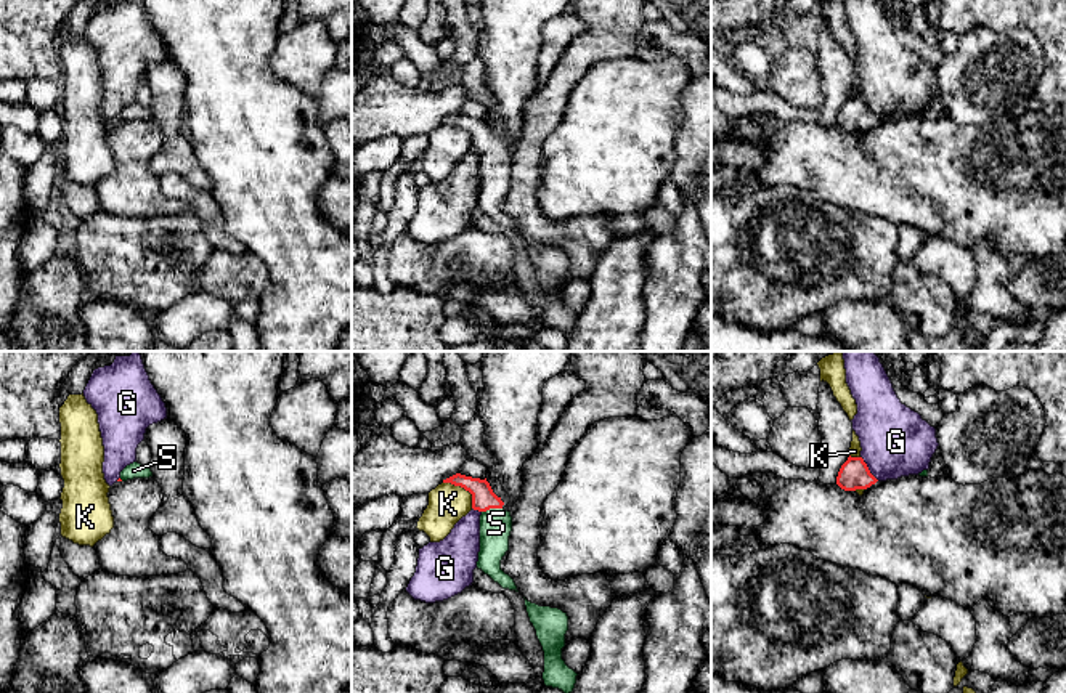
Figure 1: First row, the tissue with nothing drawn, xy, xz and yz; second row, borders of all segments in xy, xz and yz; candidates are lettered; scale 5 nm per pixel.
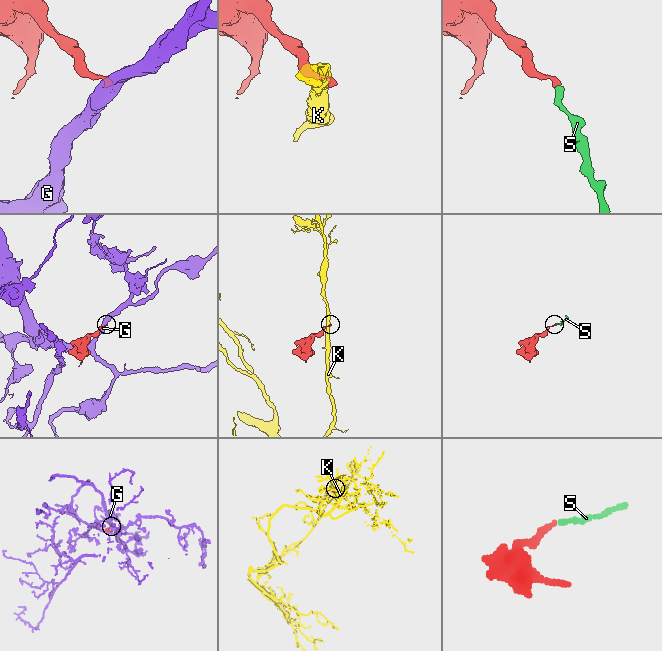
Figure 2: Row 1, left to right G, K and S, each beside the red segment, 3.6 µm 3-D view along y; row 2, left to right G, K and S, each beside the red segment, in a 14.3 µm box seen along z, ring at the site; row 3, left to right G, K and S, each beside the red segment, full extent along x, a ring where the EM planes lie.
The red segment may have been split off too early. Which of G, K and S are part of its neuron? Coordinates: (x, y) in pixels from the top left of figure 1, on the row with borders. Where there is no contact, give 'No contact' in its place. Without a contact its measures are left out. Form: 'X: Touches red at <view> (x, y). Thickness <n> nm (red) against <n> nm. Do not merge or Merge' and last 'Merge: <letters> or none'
G: Touches red at yz (867, 469). Thickness 150 nm (red) against 360 nm. Do not merge
K: Touches red at xz (464, 488). Thickness 120 nm (red) against 190 nm. Do not merge
S: Touches red at xz (492, 507). Thickness 120 nm (red) against 160 nm. Merge
Merge: S

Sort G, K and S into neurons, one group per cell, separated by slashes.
G / K / S

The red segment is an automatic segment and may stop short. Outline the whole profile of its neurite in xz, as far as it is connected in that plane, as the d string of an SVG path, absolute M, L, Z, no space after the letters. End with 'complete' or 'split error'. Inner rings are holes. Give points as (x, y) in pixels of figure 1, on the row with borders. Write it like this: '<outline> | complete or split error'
M456 473L443 483L461 486L472 494L472 509L480 515L480 552L477 568L488 574L502 589L517 590L514 579L501 569L501 560L509 550L512 531L511 512L504 510L504 502L498 497L490 483L480 478Z | split error

